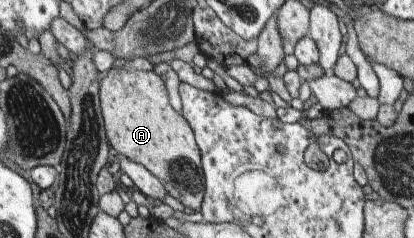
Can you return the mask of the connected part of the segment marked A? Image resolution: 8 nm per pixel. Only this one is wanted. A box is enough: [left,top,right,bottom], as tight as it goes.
[99,67,205,214]

